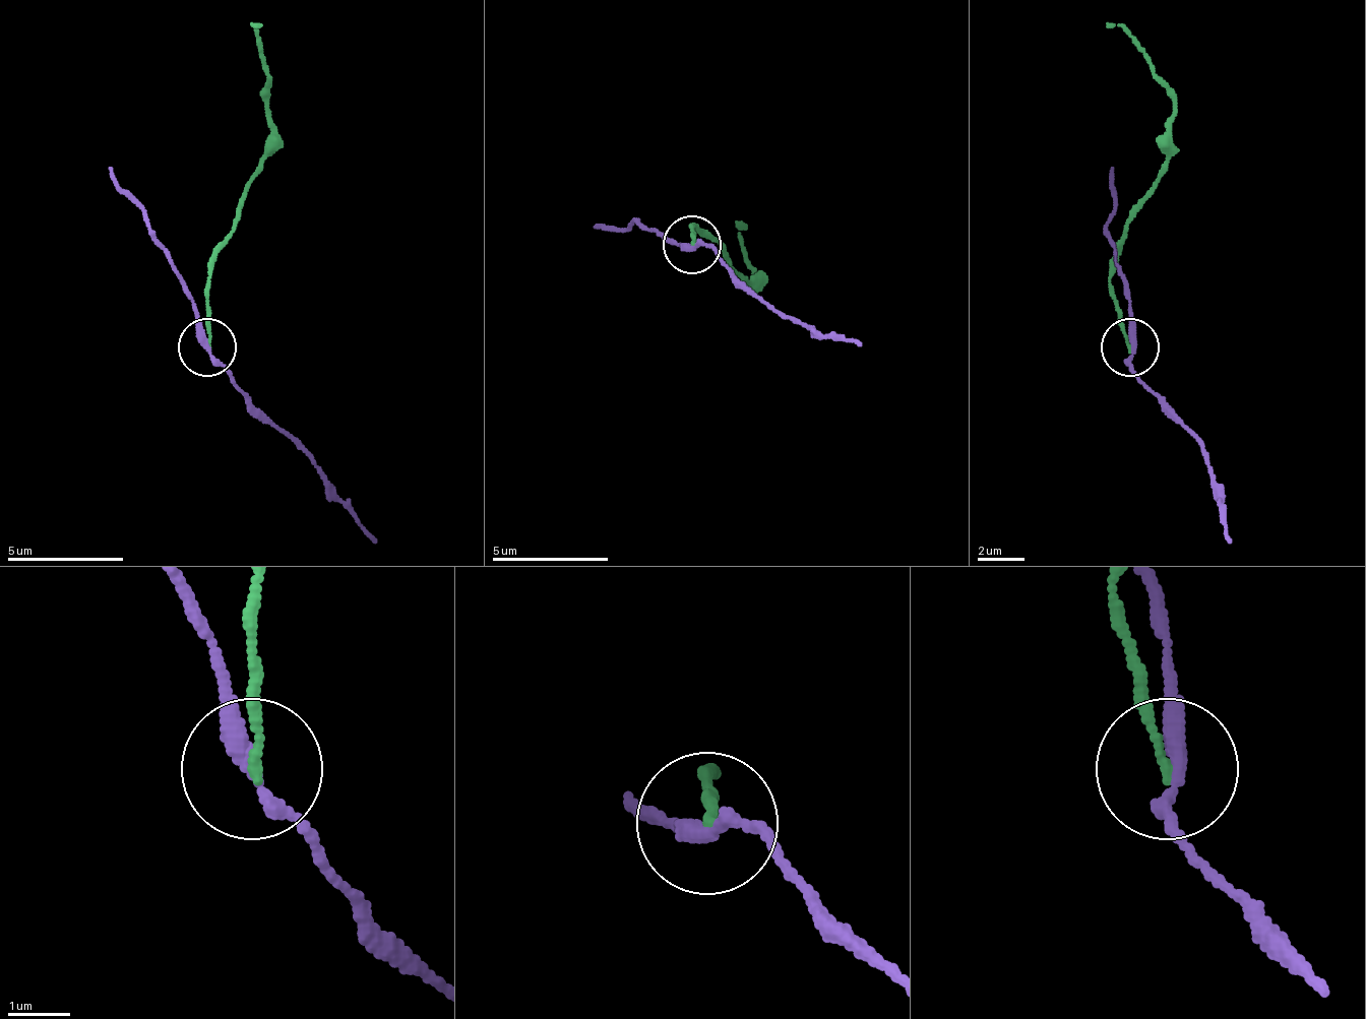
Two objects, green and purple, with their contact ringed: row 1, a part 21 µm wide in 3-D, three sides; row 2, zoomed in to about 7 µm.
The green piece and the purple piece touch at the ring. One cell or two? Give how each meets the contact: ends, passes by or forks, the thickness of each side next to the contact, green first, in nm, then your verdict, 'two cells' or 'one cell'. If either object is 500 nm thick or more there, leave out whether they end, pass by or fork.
green ends there; purple passes by; 140 nm thick on the green side, 280 nm on the other; two cells

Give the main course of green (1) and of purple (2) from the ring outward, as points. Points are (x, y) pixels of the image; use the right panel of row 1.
1: (1131, 345), (1108, 259), (1172, 136), (1172, 90), (1108, 20)
2: (1131, 345), (1131, 369), (1200, 445), (1230, 544)

